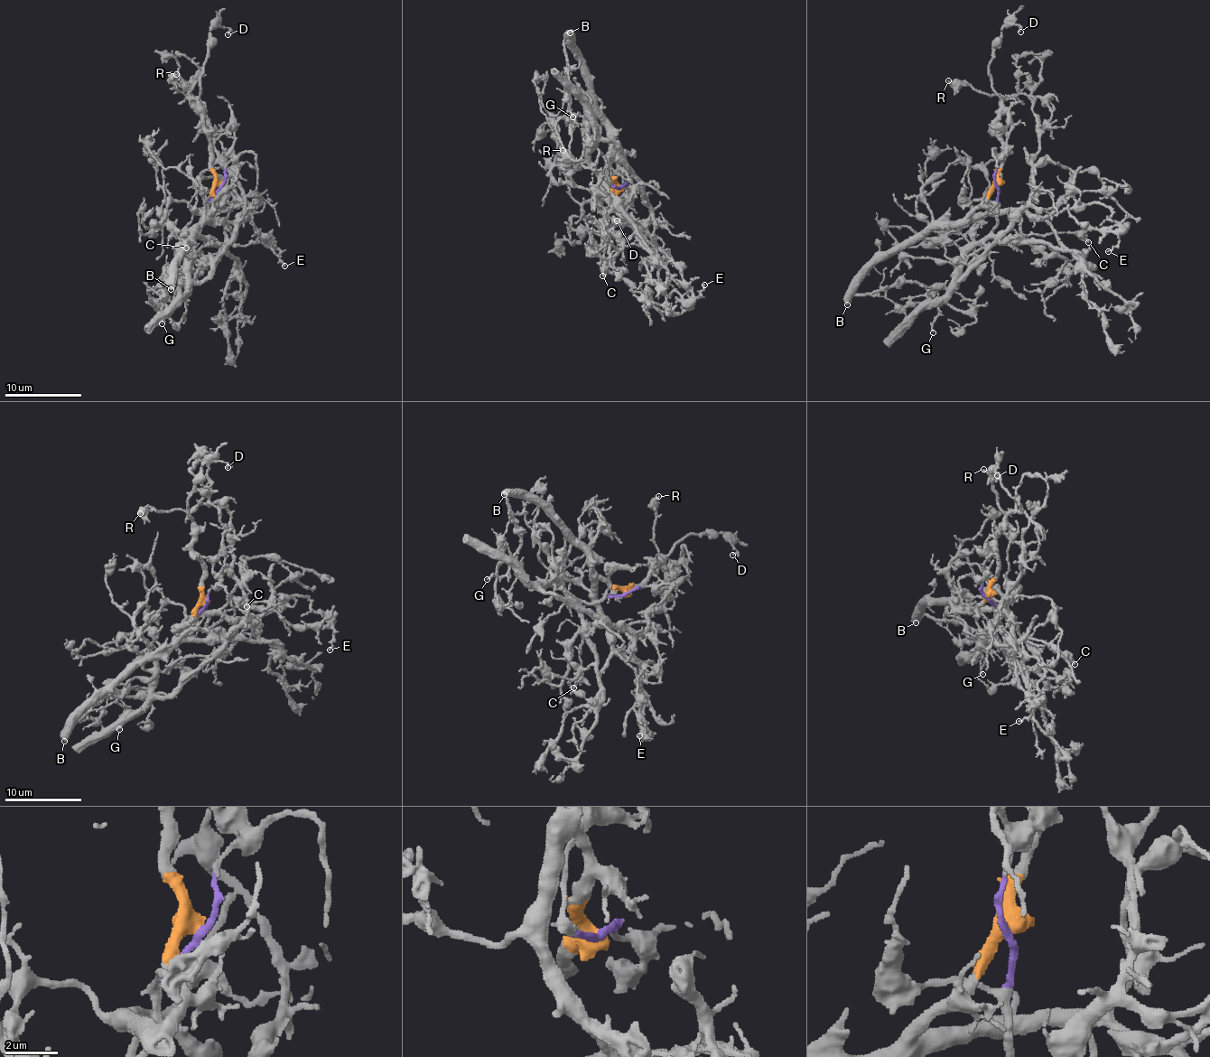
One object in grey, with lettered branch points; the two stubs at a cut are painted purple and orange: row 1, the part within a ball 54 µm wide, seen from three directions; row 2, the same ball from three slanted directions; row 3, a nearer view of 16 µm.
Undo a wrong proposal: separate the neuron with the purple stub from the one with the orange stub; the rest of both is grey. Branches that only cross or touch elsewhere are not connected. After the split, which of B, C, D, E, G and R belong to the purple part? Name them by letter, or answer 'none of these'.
C, G

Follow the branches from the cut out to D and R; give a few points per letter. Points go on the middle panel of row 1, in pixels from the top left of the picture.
D: (621, 186), (608, 197), (600, 191), (591, 199), (591, 191), (616, 221)
R: (621, 186), (608, 197), (599, 191), (588, 201), (578, 202), (571, 195), (562, 171), (563, 150)

